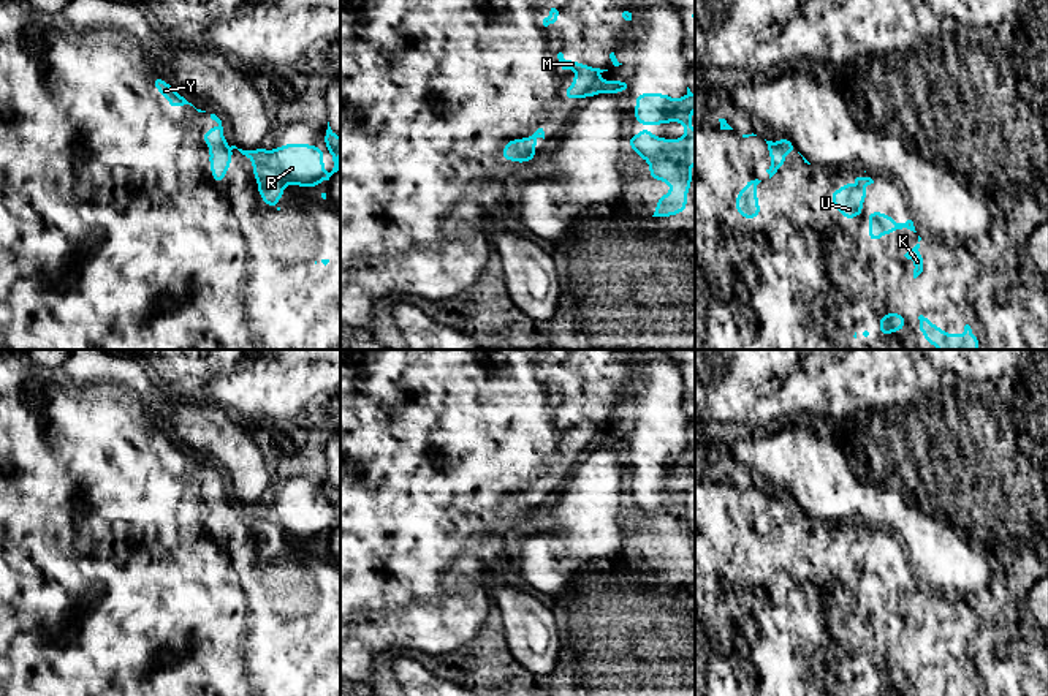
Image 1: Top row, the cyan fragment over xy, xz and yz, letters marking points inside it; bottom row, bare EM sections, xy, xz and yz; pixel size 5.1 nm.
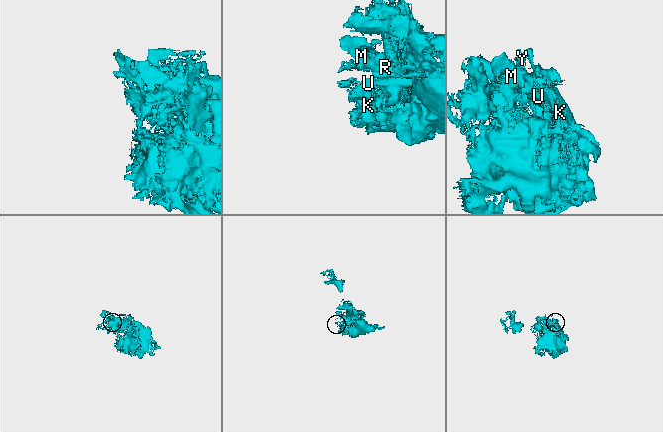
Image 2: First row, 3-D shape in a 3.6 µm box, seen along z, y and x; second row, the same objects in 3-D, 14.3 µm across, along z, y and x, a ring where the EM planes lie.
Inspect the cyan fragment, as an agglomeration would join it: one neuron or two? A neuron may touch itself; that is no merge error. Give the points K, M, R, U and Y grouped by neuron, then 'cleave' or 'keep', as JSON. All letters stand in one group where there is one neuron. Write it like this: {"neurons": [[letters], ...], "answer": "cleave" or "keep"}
{"neurons": [["K", "M", "R", "U", "Y"]], "answer": "keep"}

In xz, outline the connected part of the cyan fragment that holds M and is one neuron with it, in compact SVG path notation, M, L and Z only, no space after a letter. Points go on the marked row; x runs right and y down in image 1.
M562 52L557 54L557 59L562 70L579 70L579 73L573 76L573 85L564 89L565 100L590 98L598 93L616 95L617 92L630 90L630 81L600 81L598 76L608 70L592 68L579 60L565 60Z

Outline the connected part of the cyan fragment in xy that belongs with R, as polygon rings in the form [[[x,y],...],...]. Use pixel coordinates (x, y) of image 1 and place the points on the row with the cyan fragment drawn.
[[[329,122],[321,138],[332,155],[334,168],[331,172],[323,171],[323,152],[313,144],[280,144],[275,150],[237,149],[253,161],[252,174],[258,183],[258,195],[269,210],[282,199],[287,183],[315,188],[339,171],[340,138],[331,130]]]

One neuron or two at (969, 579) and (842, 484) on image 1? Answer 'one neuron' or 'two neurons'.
one neuron

